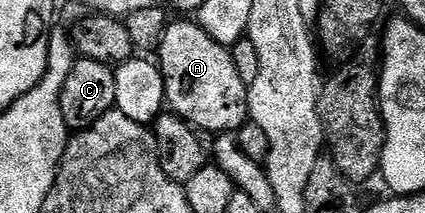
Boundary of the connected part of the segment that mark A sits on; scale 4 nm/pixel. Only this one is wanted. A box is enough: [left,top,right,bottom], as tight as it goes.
[159,20,250,135]

